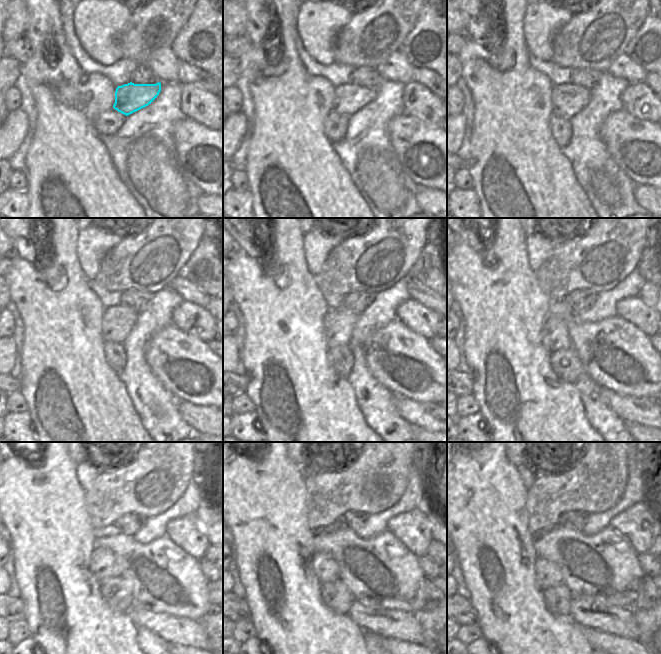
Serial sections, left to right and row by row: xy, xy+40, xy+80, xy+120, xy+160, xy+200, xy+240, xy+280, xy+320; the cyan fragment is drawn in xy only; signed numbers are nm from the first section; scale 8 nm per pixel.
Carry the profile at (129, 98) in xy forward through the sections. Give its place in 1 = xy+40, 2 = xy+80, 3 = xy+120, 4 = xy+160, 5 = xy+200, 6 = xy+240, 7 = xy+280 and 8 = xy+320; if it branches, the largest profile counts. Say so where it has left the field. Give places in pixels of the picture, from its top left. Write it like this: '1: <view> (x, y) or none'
1: xy+40 (349, 98)
2: xy+80 (568, 99)
3: xy+120 (117, 322)
4: xy+160 (338, 323)
5: xy+200 (555, 333)
6: xy+240 (103, 565)
7: xy+280 (325, 568)
8: xy+320 (547, 574)

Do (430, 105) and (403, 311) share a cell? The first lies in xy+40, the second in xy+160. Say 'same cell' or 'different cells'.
same cell

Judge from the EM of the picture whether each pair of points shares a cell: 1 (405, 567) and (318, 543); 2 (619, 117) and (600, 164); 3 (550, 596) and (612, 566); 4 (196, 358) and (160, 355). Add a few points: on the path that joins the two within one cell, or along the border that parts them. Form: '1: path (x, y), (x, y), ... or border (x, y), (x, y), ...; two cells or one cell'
1: path (383, 555), (374, 546), (340, 544); one cell
2: border (611, 157), (626, 176); two cells
3: border (563, 583), (573, 595); two cells
4: path (187, 357), (169, 354); one cell

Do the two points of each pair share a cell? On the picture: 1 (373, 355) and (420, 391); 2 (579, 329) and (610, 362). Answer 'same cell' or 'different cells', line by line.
1: same cell
2: same cell

